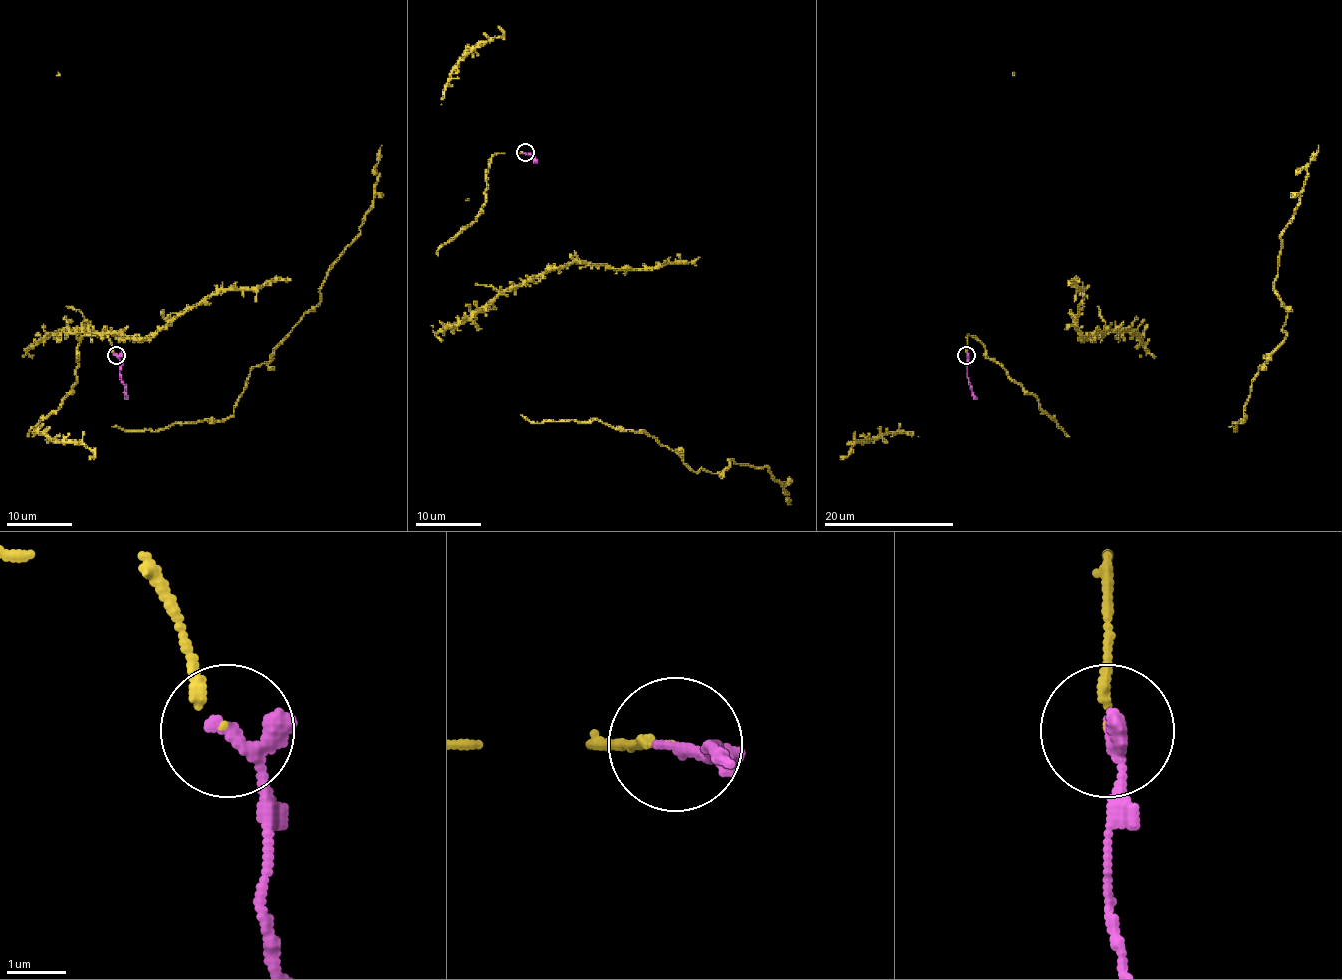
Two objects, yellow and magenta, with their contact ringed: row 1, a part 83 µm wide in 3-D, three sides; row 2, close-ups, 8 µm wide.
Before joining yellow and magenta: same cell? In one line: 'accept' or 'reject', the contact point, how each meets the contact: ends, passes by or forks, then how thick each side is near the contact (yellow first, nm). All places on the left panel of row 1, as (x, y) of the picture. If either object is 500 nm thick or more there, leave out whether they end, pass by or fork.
accept; place (116, 355); yellow ends; magenta passes by; calibres 100 and 190 nm

